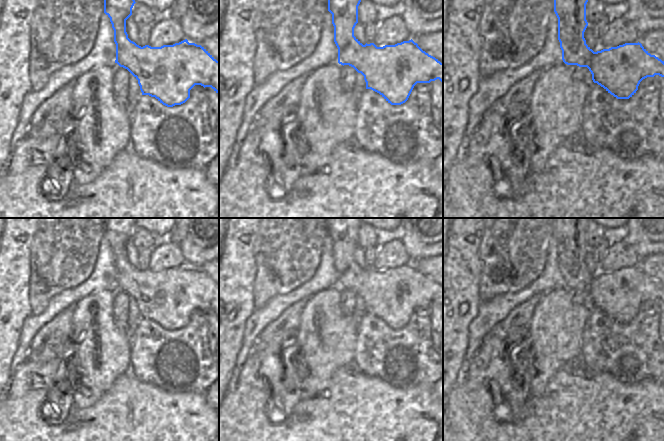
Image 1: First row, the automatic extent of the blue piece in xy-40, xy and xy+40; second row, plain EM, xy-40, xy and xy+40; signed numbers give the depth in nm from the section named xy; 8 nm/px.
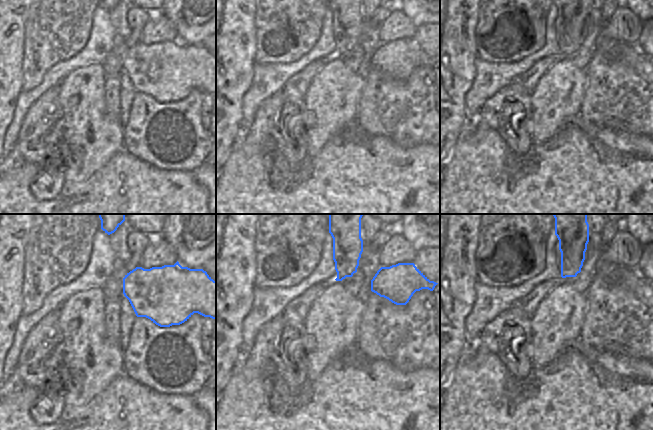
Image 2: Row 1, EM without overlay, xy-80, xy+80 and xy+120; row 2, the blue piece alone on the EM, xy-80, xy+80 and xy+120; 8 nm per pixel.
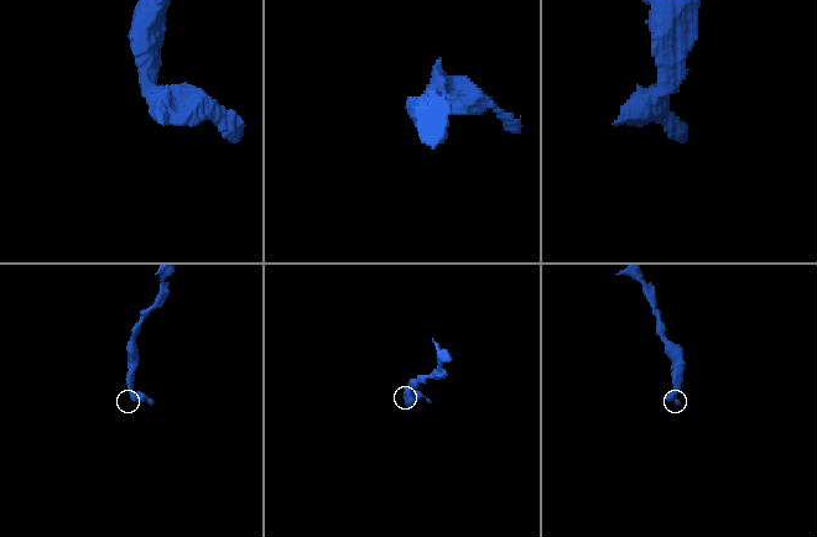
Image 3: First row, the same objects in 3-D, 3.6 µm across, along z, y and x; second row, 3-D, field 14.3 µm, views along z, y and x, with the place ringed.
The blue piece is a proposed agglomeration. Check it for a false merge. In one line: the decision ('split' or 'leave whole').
leave whole

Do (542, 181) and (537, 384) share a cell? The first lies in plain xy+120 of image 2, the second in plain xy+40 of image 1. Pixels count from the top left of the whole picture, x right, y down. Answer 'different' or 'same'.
different

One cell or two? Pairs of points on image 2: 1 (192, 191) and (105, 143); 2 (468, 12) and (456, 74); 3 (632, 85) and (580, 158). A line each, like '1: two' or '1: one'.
1: two
2: one
3: two

